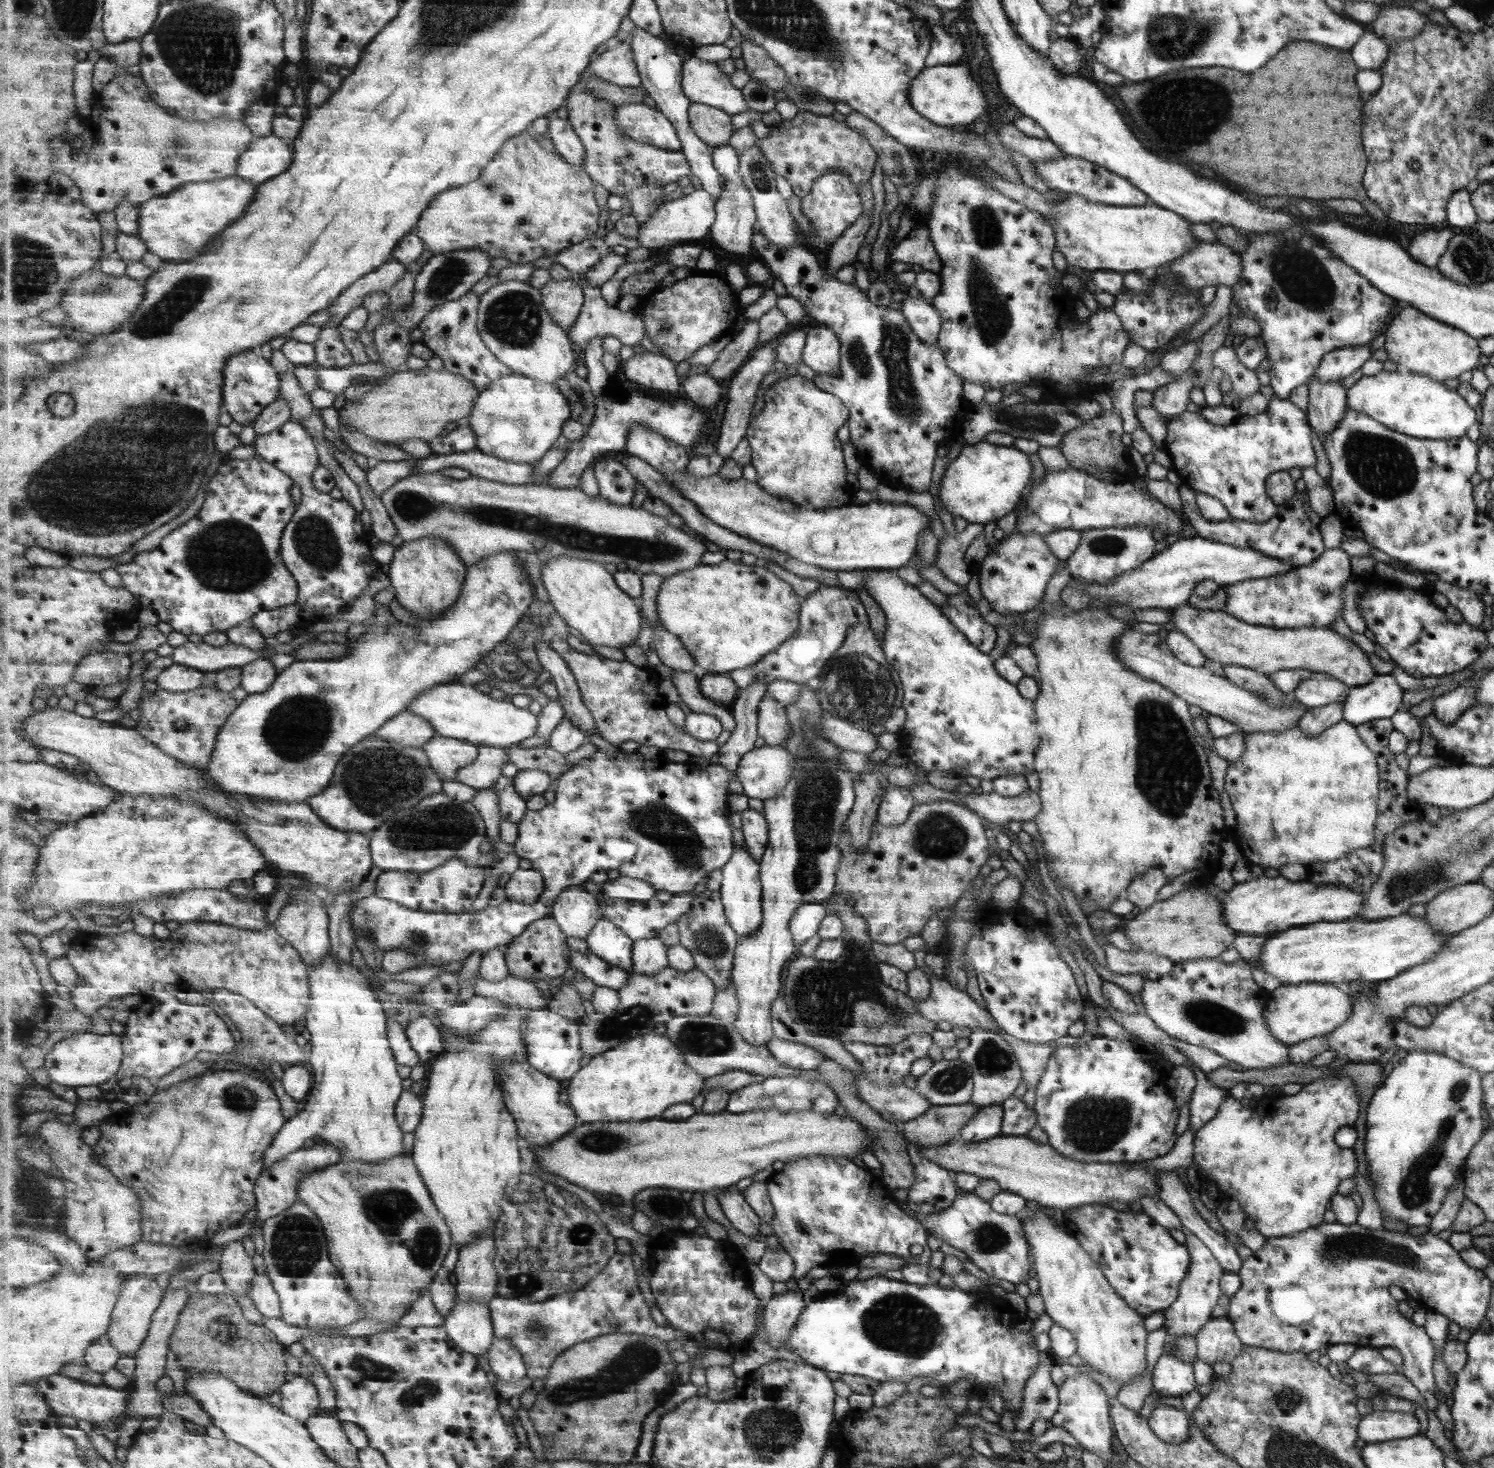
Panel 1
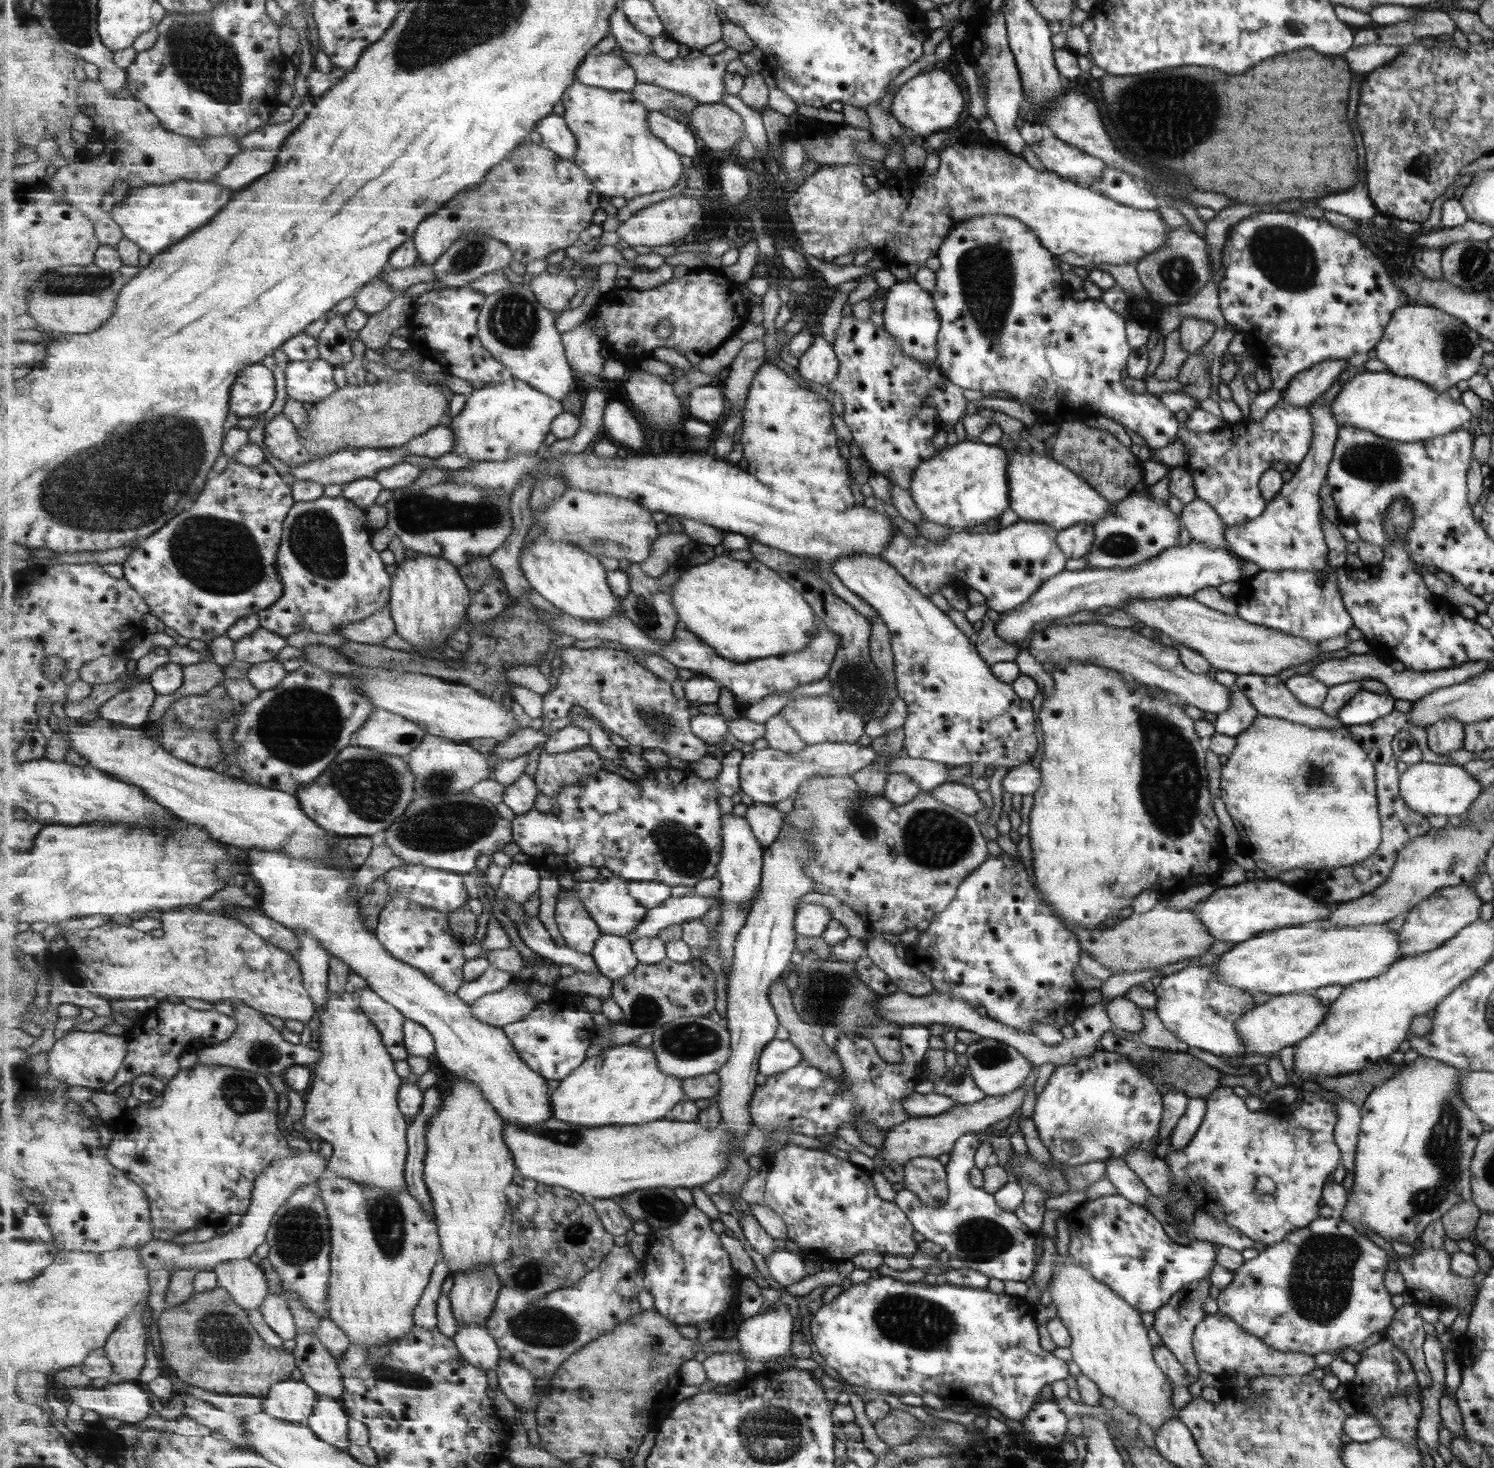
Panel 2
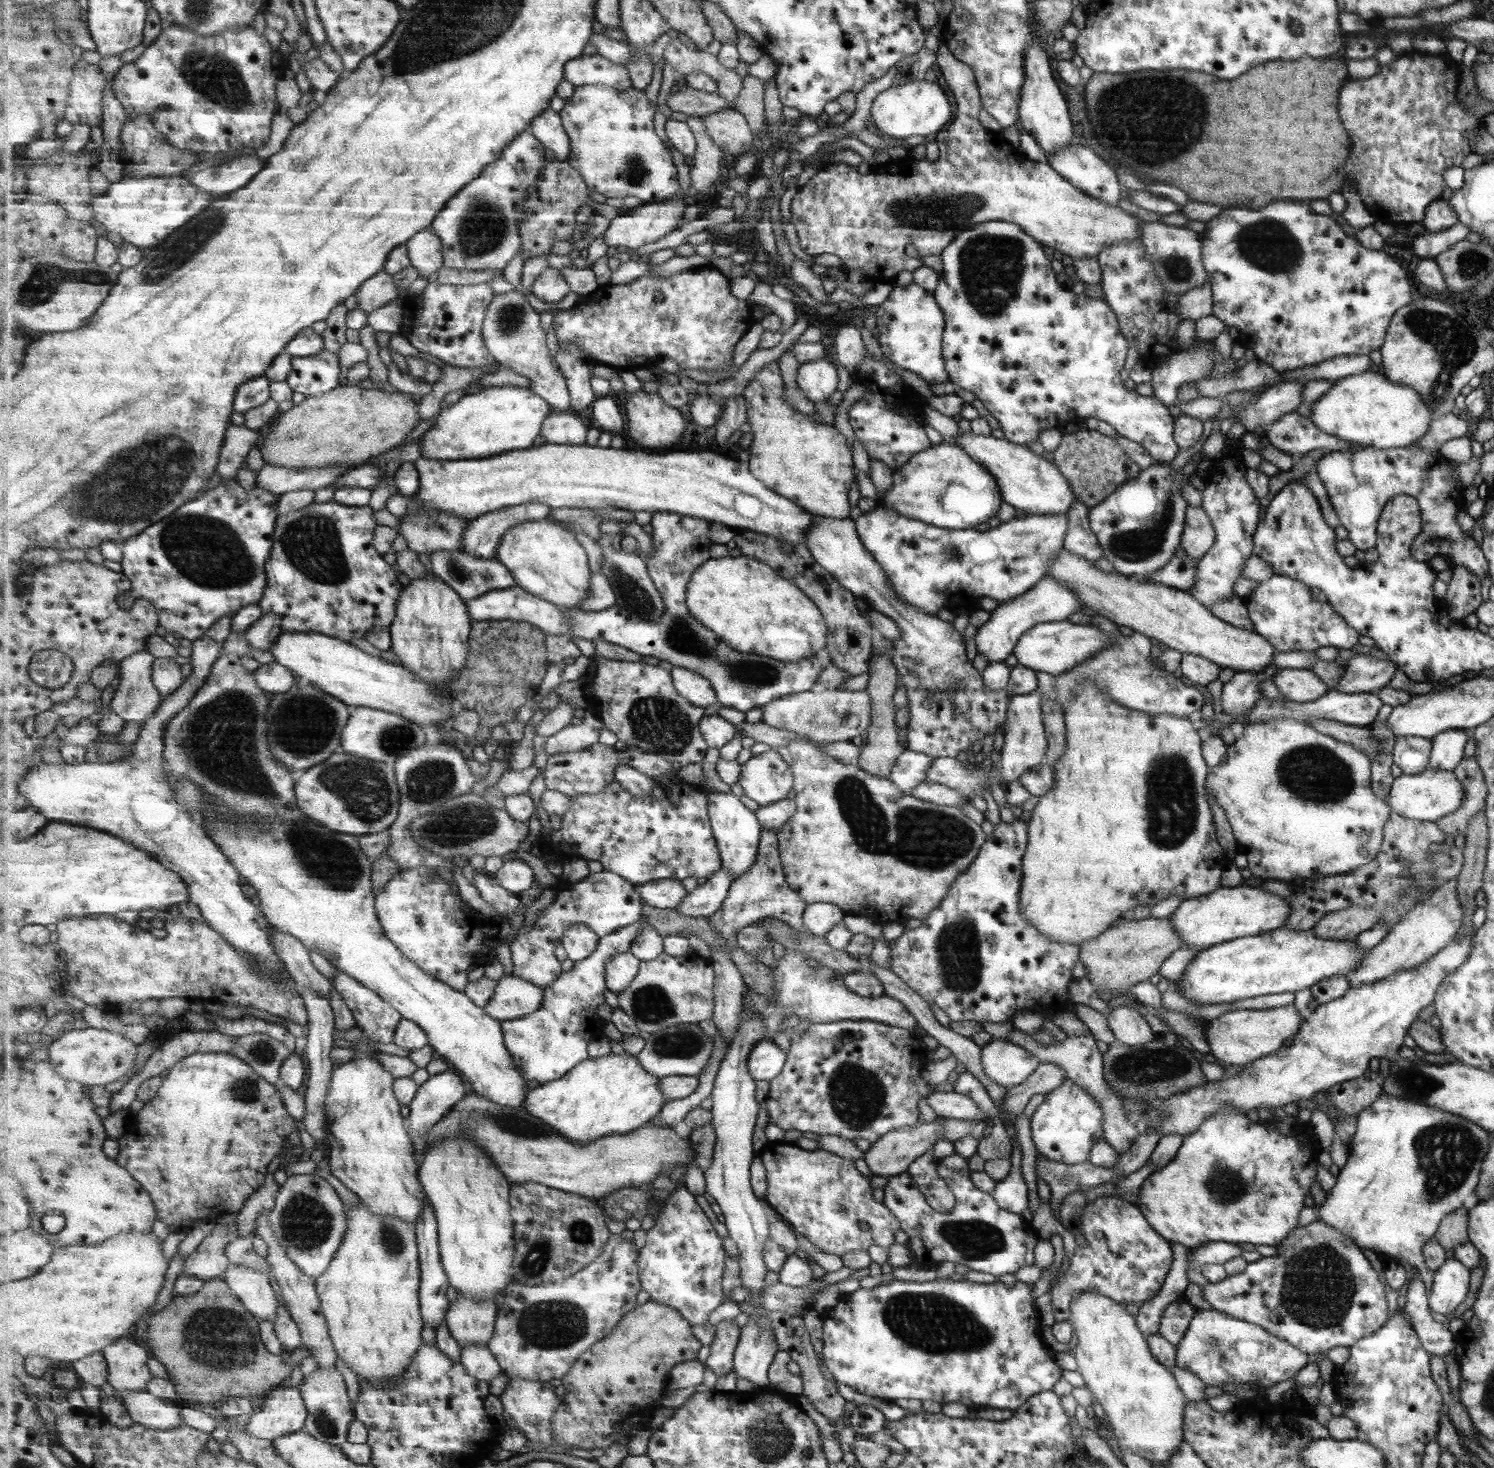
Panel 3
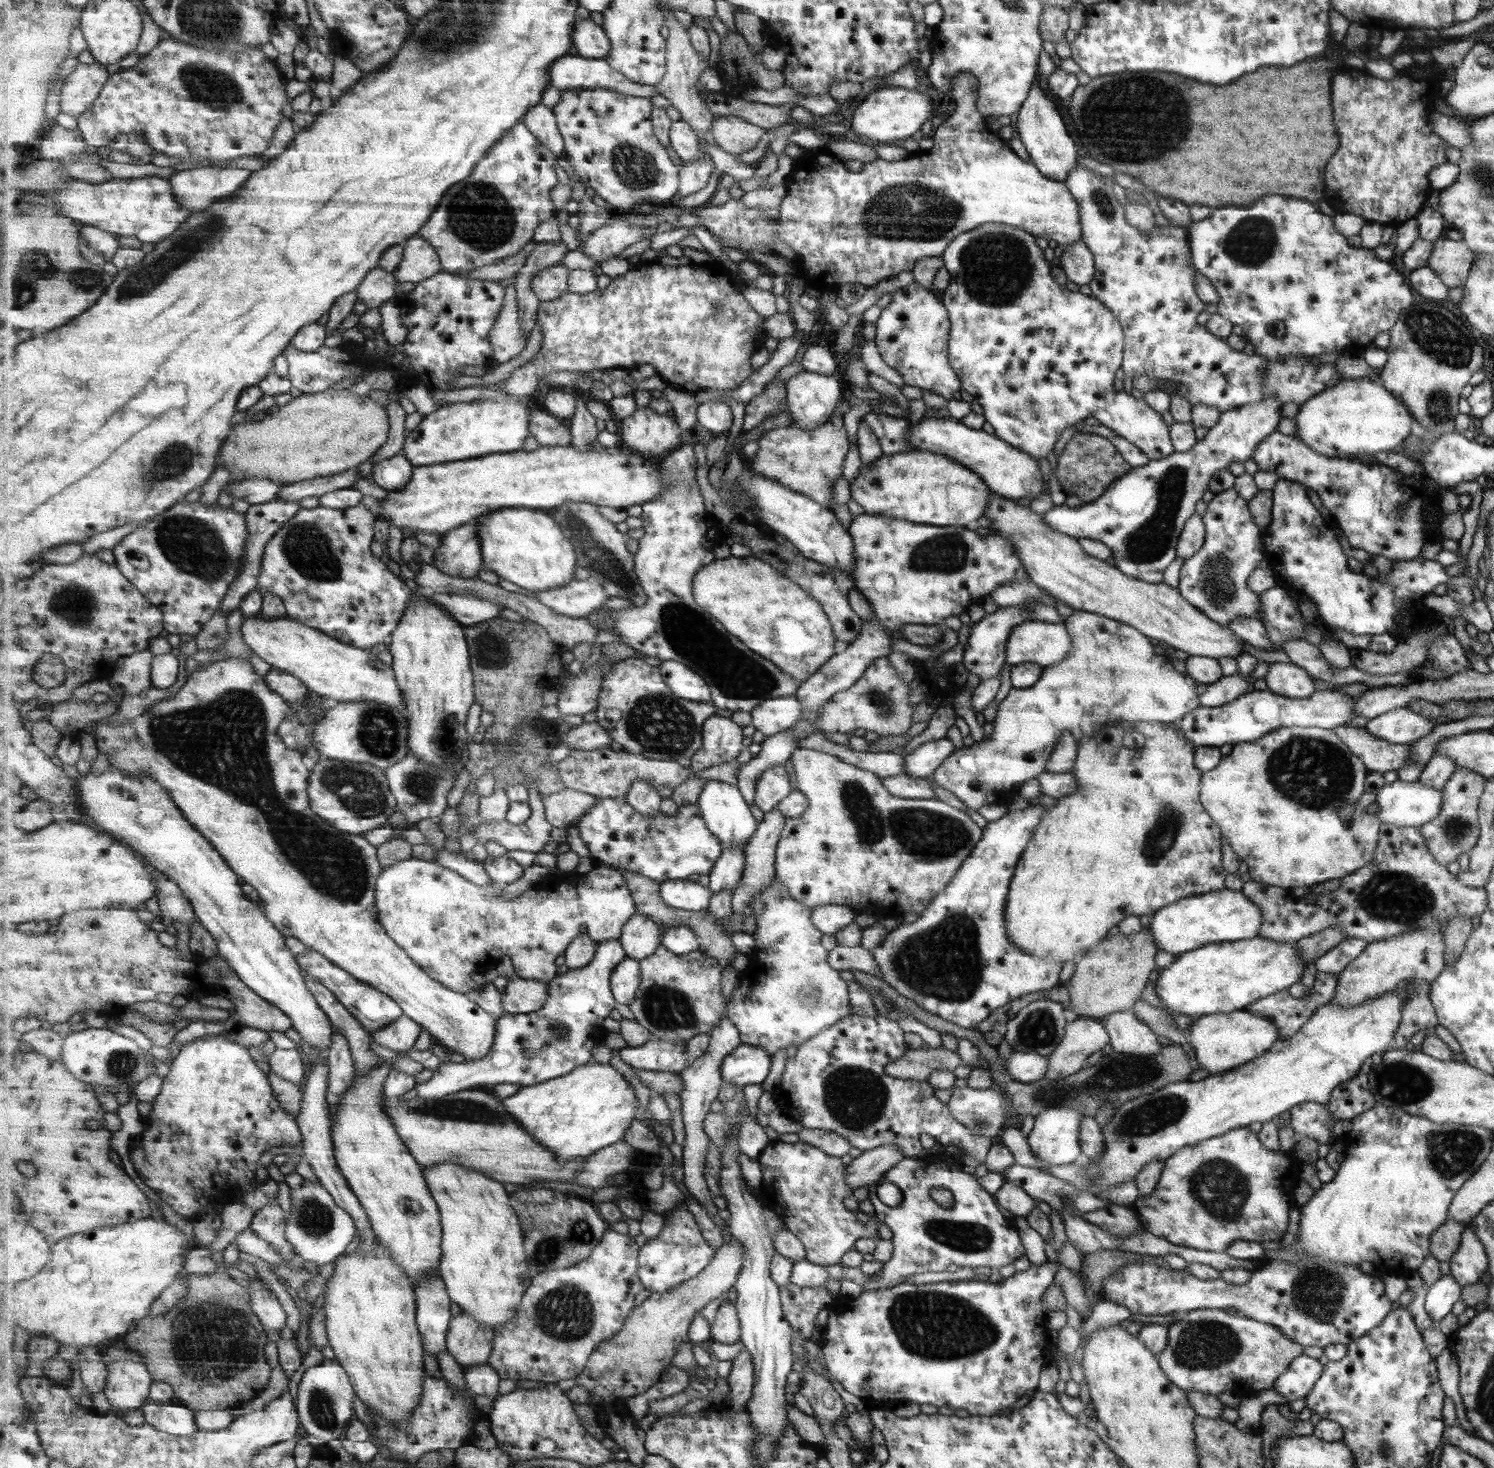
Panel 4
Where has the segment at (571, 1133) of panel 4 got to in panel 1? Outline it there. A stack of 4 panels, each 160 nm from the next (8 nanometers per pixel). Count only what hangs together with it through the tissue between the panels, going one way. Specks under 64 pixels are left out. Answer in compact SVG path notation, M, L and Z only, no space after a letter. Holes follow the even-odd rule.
M650 1032L591 1058L567 1087L579 1122L659 1119L673 1104L693 1102L697 1094L702 1094L707 1076L691 1070L680 1050L666 1033Z

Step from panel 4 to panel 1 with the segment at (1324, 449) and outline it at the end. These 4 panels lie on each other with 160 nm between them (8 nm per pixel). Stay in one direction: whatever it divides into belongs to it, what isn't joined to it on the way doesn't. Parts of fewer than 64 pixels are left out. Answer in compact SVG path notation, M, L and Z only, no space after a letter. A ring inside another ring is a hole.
M1401 369L1381 370L1372 376L1361 375L1361 378L1347 389L1346 406L1357 413L1367 415L1395 433L1419 439L1459 438L1476 422L1475 408L1457 391L1448 390L1443 383L1435 382L1427 376Z

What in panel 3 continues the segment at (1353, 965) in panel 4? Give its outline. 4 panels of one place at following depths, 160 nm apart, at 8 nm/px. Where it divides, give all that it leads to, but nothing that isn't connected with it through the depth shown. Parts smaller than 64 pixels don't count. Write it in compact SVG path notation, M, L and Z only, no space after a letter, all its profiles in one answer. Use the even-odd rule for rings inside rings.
M1456 878L1447 879L1429 897L1417 903L1398 924L1387 931L1381 942L1369 949L1358 965L1346 974L1348 986L1353 988L1362 984L1373 984L1396 972L1411 970L1446 948L1455 939L1455 933L1462 922L1463 908L1459 907L1457 886Z

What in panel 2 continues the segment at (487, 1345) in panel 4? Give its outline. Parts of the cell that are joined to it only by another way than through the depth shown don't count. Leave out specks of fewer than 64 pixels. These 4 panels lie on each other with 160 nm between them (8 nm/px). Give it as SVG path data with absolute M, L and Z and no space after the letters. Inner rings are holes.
M489 1265L485 1269L473 1269L469 1273L459 1271L450 1291L453 1313L460 1328L489 1323L498 1294L503 1288L499 1274Z

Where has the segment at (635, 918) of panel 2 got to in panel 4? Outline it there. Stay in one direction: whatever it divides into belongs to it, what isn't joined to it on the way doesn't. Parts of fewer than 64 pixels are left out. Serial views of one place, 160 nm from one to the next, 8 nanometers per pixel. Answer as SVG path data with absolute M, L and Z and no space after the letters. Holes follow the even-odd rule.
M411 857L410 859L396 862L393 866L388 866L383 869L376 884L376 906L379 910L380 921L384 924L385 930L391 935L391 938L394 938L395 942L403 947L403 950L406 950L407 954L410 954L410 957L414 959L420 967L423 967L423 970L426 970L427 974L430 974L433 980L440 982L443 986L451 990L459 991L461 994L467 994L477 988L477 985L471 980L471 976L473 976L475 972L483 974L485 972L483 968L493 968L493 964L497 964L499 958L505 958L505 956L509 956L517 976L526 979L543 979L549 983L554 978L557 978L557 975L554 974L557 972L555 960L557 960L561 954L566 953L566 950L575 940L575 937L587 934L598 944L613 940L614 938L619 939L622 936L625 923L633 915L637 914L635 900L633 896L631 896L631 891L627 886L622 871L605 864L595 864L593 869L584 875L573 872L566 876L554 876L547 879L544 883L536 884L513 900L501 900L501 898L499 898L501 890L503 890L503 885L501 884L489 883L488 885L479 886L469 879L463 878L462 874L454 870L449 870L445 866L441 866L435 860L425 861L425 859L421 860Z

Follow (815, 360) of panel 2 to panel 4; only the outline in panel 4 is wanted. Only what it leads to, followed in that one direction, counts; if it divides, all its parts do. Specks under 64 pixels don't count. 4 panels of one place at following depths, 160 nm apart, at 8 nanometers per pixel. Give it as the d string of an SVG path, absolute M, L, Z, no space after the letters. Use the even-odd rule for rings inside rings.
M799 371L786 383L788 412L793 425L801 429L817 429L825 424L844 394L837 375L827 376Z

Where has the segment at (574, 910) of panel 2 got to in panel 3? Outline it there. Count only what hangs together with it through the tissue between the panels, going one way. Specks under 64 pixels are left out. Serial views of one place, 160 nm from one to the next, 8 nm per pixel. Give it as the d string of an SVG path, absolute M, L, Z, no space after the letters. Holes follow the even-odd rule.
M576 922L566 930L562 938L562 946L568 958L576 963L589 958L598 949L600 939L600 936L590 926Z

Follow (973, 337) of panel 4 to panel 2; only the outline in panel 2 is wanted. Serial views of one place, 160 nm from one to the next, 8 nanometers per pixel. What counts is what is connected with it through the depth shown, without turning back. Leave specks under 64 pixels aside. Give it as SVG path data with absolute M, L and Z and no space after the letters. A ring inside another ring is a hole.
M978 214L973 218L968 218L964 222L958 223L950 230L946 238L938 249L936 255L940 268L934 272L935 287L929 292L933 296L934 309L938 312L941 330L937 336L937 358L935 363L942 375L951 384L958 386L960 389L979 390L981 393L993 394L1001 392L1007 396L1007 400L1013 400L1017 404L1029 406L1037 420L1047 421L1053 425L1059 426L1067 421L1081 419L1086 416L1103 417L1112 420L1114 423L1125 427L1131 432L1137 433L1148 444L1151 449L1165 448L1168 444L1176 441L1176 434L1179 431L1179 422L1174 418L1174 414L1163 404L1161 398L1150 393L1132 393L1121 384L1121 370L1126 368L1125 358L1130 357L1129 346L1125 342L1125 332L1123 332L1123 318L1110 310L1100 299L1085 299L1077 302L1075 316L1071 318L1073 322L1065 322L1067 312L1071 310L1071 304L1063 300L1067 284L1061 284L1059 278L1059 268L1055 268L1051 253L1039 242L1037 235L1033 233L1025 223L1019 222L1017 218L1011 218L1002 214ZM995 248L1001 254L991 254L989 250Z

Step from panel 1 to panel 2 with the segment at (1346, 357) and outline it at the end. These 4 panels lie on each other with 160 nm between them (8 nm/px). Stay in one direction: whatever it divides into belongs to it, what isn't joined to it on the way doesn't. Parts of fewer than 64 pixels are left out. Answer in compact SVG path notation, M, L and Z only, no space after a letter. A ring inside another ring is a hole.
M1347 359L1324 361L1311 366L1302 373L1294 374L1287 381L1280 400L1291 406L1307 407L1337 380L1337 376L1345 370Z

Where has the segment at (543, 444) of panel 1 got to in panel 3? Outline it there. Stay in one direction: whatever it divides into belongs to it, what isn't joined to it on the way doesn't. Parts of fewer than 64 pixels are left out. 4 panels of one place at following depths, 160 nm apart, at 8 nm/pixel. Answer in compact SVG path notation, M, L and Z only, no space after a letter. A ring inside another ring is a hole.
M486 387L479 394L465 394L456 403L442 409L430 429L420 437L421 456L424 460L471 460L528 449L541 435L543 424L553 412L555 410L546 399L529 387Z

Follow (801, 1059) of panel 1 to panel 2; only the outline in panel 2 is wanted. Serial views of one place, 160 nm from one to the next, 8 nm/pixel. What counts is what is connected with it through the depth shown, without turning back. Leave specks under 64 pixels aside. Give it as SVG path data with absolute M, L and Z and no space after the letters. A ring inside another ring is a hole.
M789 1039L769 1042L760 1058L760 1073L774 1076L797 1066L802 1058L802 1052Z

